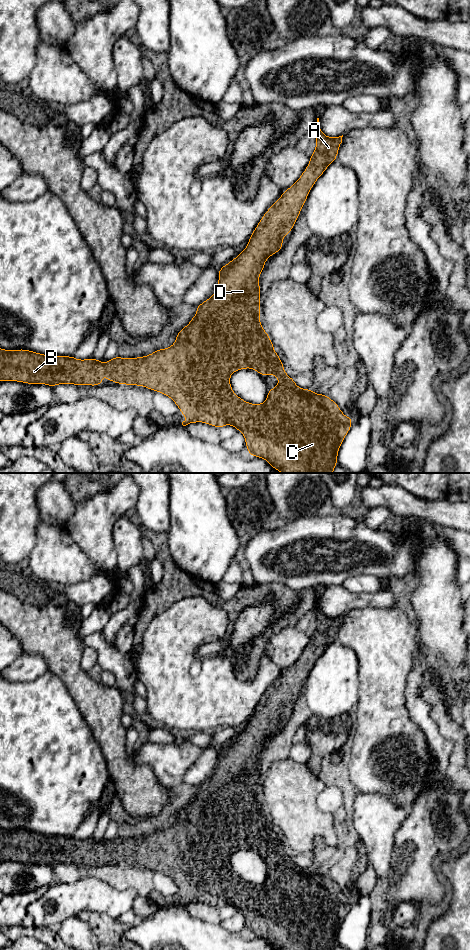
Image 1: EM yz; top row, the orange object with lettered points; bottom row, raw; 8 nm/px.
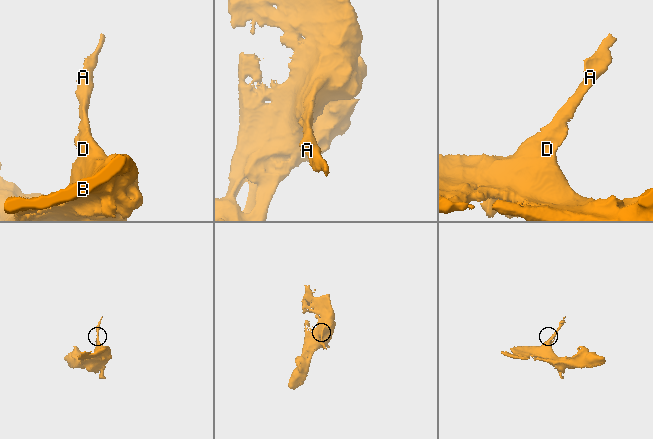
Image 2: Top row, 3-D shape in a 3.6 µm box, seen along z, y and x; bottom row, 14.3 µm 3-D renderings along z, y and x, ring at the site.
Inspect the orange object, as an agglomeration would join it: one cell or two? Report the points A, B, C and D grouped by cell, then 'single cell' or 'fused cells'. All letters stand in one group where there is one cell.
A B C D | single cell

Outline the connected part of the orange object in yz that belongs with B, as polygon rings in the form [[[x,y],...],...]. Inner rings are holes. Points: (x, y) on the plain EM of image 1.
[[[317,598],[317,604],[315,608],[315,617],[316,617],[316,629],[313,634],[310,636],[310,642],[307,645],[306,649],[296,661],[295,664],[290,666],[286,671],[282,673],[280,678],[266,691],[258,705],[254,709],[253,713],[250,715],[249,722],[247,727],[233,740],[231,740],[228,744],[223,745],[220,750],[218,750],[218,765],[212,777],[208,778],[203,783],[196,786],[197,793],[191,799],[190,803],[182,808],[176,815],[176,821],[174,824],[166,829],[157,829],[150,835],[146,835],[144,837],[136,837],[136,838],[122,838],[120,836],[116,836],[111,840],[105,840],[105,849],[106,851],[102,851],[102,840],[94,839],[93,837],[85,840],[76,839],[73,836],[48,836],[41,833],[33,832],[26,829],[18,829],[18,830],[4,830],[0,828],[0,862],[3,861],[16,861],[22,862],[26,864],[45,864],[51,867],[55,867],[58,864],[74,864],[77,867],[82,865],[89,866],[99,866],[102,865],[102,855],[105,854],[107,858],[107,862],[111,860],[115,864],[126,864],[130,866],[144,866],[152,871],[158,871],[168,877],[170,877],[174,883],[178,886],[182,895],[184,895],[187,899],[182,902],[183,906],[186,906],[190,903],[203,902],[208,905],[212,905],[218,909],[225,905],[233,905],[237,911],[243,913],[245,917],[245,923],[247,927],[247,931],[249,935],[254,937],[259,937],[265,939],[274,950],[333,950],[336,945],[338,945],[338,931],[339,928],[351,909],[353,898],[346,897],[336,882],[330,879],[326,874],[316,874],[310,868],[301,869],[295,864],[293,858],[289,857],[284,850],[284,845],[282,844],[281,838],[278,836],[278,833],[274,832],[274,825],[267,814],[267,812],[262,808],[260,803],[260,765],[259,765],[259,755],[263,751],[265,747],[265,741],[275,733],[278,733],[284,726],[282,723],[282,718],[288,716],[288,713],[293,710],[293,706],[300,695],[301,688],[305,685],[306,679],[312,667],[314,666],[317,659],[325,652],[327,647],[333,643],[337,639],[337,634],[342,623],[342,616],[339,617],[327,617],[324,615],[320,607],[318,606],[319,598]],[[252,848],[256,850],[261,856],[267,855],[277,855],[278,856],[278,866],[276,868],[270,868],[268,870],[268,875],[266,881],[263,884],[252,884],[244,881],[239,876],[237,876],[230,865],[230,855],[238,850]]]

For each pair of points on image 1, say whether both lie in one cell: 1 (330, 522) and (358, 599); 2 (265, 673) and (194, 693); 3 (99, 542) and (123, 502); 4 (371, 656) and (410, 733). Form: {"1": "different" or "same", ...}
{"1": "different", "2": "same", "3": "same", "4": "same"}

